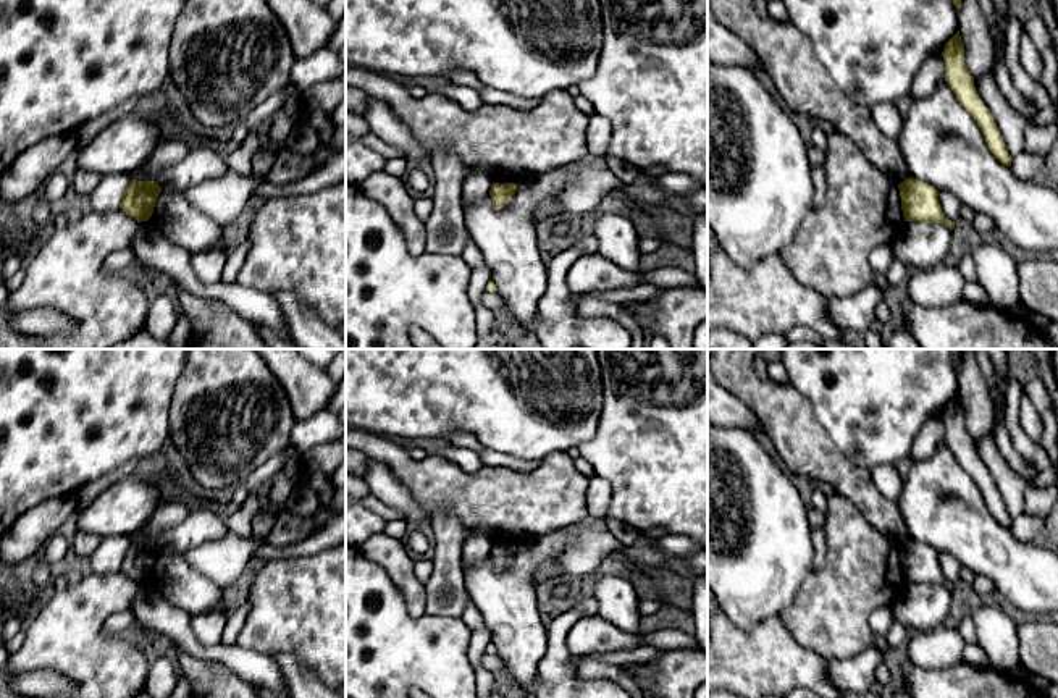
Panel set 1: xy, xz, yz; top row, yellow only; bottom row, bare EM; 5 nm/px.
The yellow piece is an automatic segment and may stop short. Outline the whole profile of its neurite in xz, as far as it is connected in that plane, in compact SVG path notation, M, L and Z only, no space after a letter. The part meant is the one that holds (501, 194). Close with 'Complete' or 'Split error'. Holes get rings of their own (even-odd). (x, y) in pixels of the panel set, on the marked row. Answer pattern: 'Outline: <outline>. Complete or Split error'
Outline: M493 183L489 189L489 196L493 197L493 204L496 208L502 208L515 194L519 184L514 183Z. Complete

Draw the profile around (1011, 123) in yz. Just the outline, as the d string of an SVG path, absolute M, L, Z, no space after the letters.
M992 71L974 78L974 87L984 105L990 110L1008 153L1016 157L1026 147L1029 118L1008 102Z

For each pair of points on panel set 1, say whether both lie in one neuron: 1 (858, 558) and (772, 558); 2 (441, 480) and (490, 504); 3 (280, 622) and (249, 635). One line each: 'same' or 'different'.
1: different
2: same
3: same

